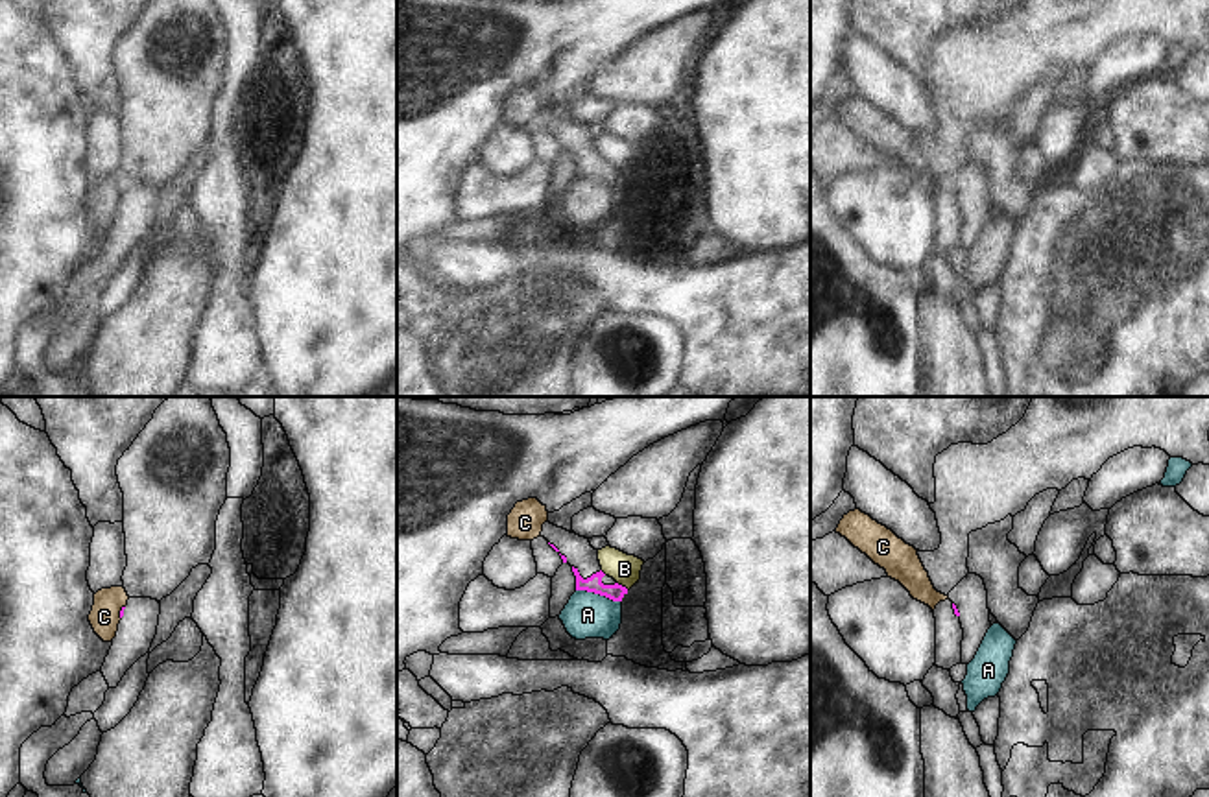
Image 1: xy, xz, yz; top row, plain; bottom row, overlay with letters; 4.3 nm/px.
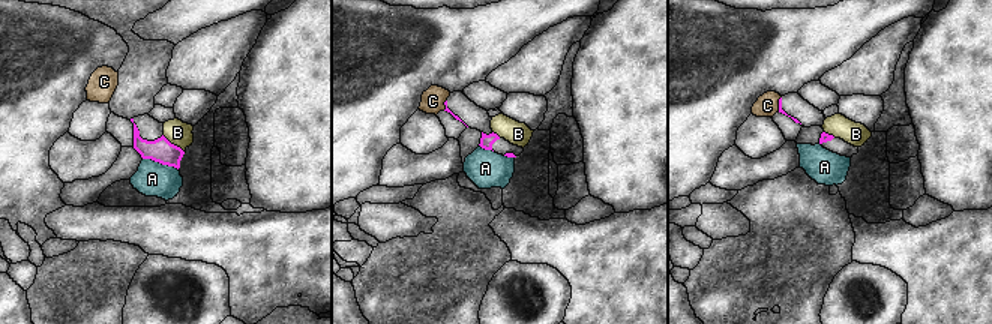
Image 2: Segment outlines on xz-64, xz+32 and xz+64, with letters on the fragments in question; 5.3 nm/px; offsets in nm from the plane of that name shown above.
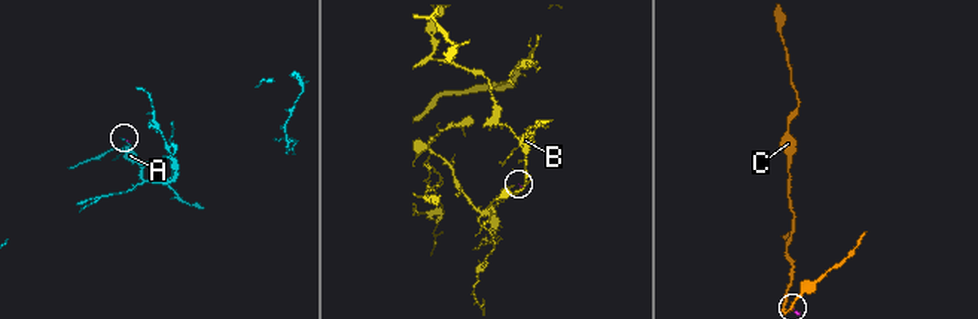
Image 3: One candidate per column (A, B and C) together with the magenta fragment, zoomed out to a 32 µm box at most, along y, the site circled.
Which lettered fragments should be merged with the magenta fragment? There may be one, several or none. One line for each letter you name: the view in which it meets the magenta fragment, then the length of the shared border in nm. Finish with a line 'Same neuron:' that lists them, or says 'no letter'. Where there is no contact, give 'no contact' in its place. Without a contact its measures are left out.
Same neuron: no letter

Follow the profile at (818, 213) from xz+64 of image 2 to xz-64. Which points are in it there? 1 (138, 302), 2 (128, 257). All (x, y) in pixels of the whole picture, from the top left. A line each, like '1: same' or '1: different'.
1: different
2: same

